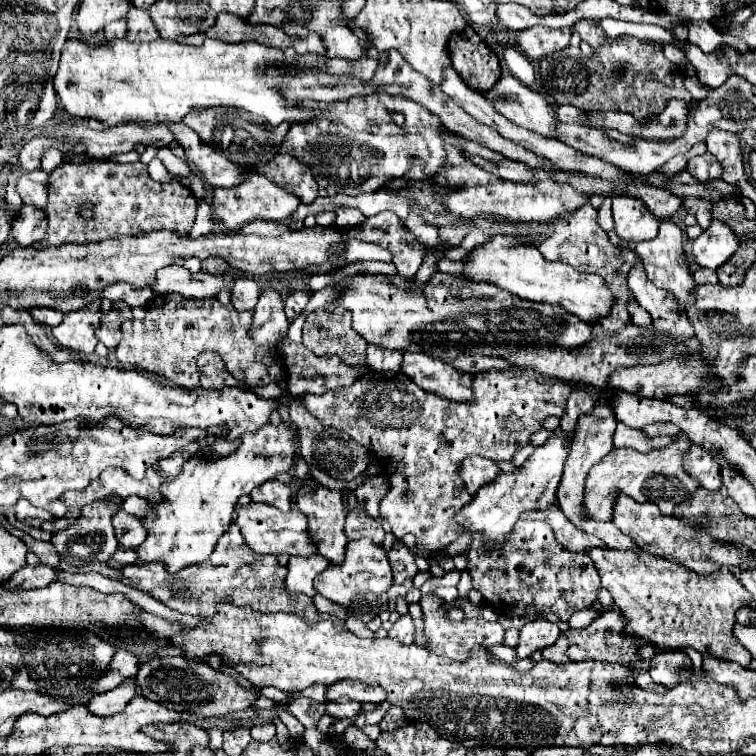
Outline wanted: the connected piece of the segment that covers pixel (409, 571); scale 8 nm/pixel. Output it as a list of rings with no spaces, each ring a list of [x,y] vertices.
[[[399,543],[395,549],[389,551],[389,563],[393,567],[393,577],[399,579],[399,581],[413,579],[415,573],[417,573],[415,557],[403,543]]]

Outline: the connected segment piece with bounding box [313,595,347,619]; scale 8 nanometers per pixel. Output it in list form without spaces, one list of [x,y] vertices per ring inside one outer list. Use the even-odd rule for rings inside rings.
[[[315,595],[313,603],[315,603],[315,607],[317,607],[319,611],[323,611],[323,613],[331,613],[331,615],[337,615],[339,619],[347,619],[347,611],[345,611],[343,607],[339,607],[337,603],[331,603],[329,599],[325,599],[325,597],[321,597],[321,595]]]

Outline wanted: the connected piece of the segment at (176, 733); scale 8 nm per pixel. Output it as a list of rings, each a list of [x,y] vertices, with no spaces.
[[[175,723],[175,725],[149,725],[143,729],[153,739],[165,741],[171,745],[171,753],[187,753],[195,745],[209,745],[209,733],[201,727],[189,723]]]

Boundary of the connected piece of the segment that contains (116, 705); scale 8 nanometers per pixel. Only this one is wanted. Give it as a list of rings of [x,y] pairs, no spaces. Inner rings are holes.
[[[125,679],[121,685],[117,685],[111,691],[95,693],[91,701],[87,703],[89,711],[95,715],[115,715],[127,707],[127,703],[137,695],[137,685],[133,679]]]

